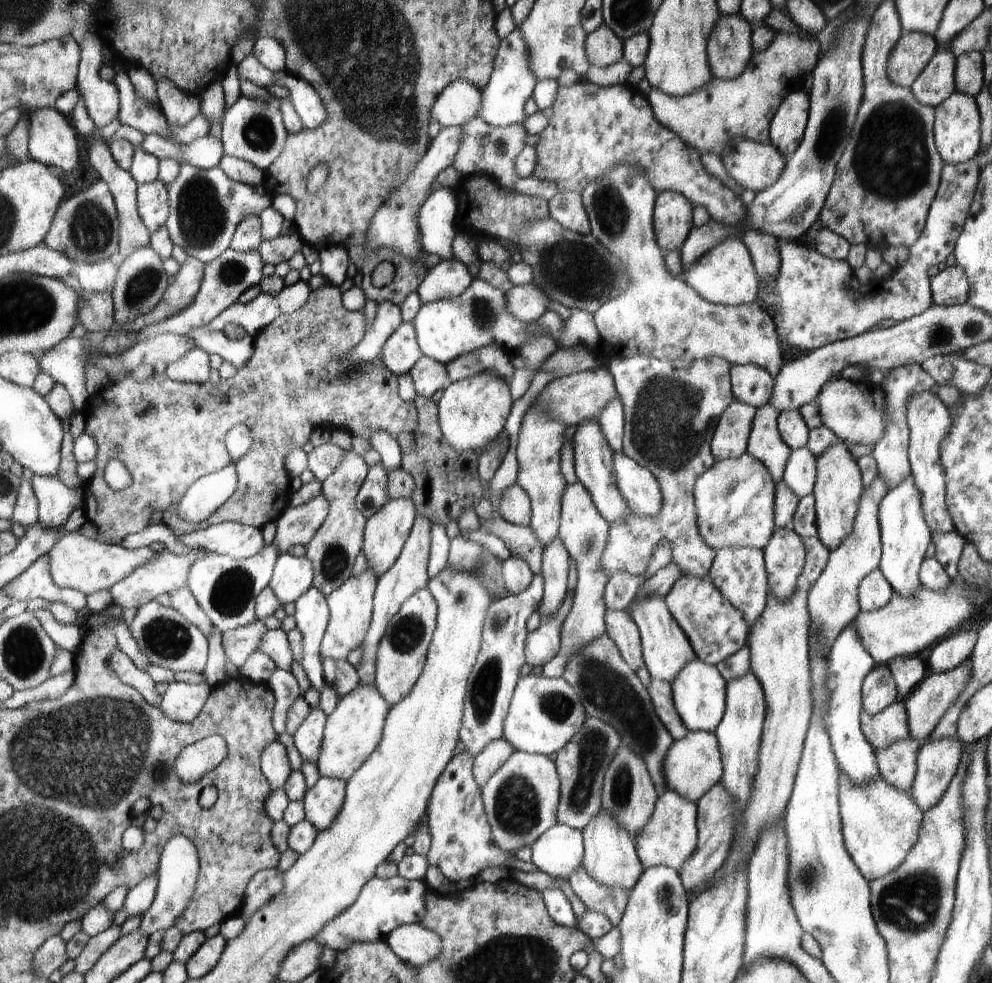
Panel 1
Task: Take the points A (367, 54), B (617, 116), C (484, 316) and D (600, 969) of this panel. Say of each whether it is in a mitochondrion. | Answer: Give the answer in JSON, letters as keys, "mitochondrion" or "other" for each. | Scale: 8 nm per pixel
{"A":"mitochondrion","B":"other","C":"mitochondrion","D":"other"}

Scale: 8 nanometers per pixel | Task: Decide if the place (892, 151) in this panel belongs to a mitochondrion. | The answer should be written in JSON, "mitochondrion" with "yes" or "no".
{"mitochondrion":"yes"}

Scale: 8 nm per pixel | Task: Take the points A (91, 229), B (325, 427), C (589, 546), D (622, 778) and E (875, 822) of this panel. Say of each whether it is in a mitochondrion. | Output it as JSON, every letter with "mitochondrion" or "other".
{"A":"mitochondrion","B":"other","C":"mitochondrion","D":"mitochondrion","E":"other"}

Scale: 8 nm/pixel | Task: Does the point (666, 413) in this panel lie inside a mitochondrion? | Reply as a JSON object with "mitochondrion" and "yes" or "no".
{"mitochondrion":"yes"}

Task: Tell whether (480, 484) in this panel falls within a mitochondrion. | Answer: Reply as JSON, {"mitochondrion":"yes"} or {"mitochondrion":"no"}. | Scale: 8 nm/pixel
{"mitochondrion":"no"}

